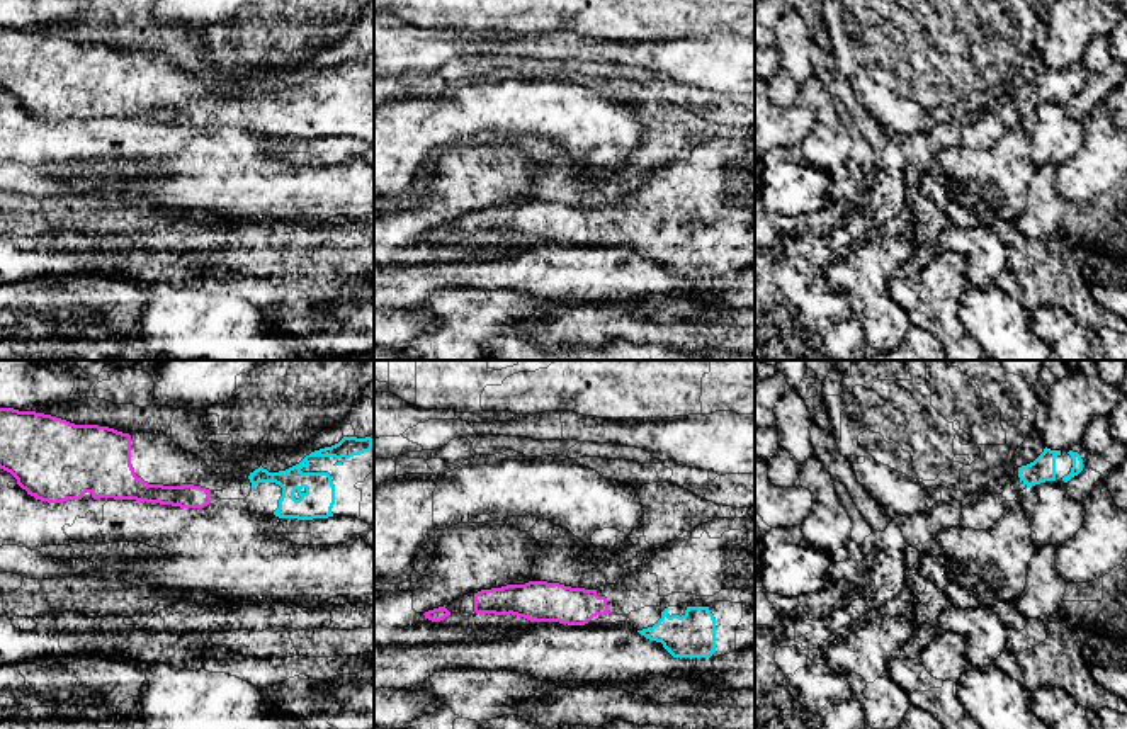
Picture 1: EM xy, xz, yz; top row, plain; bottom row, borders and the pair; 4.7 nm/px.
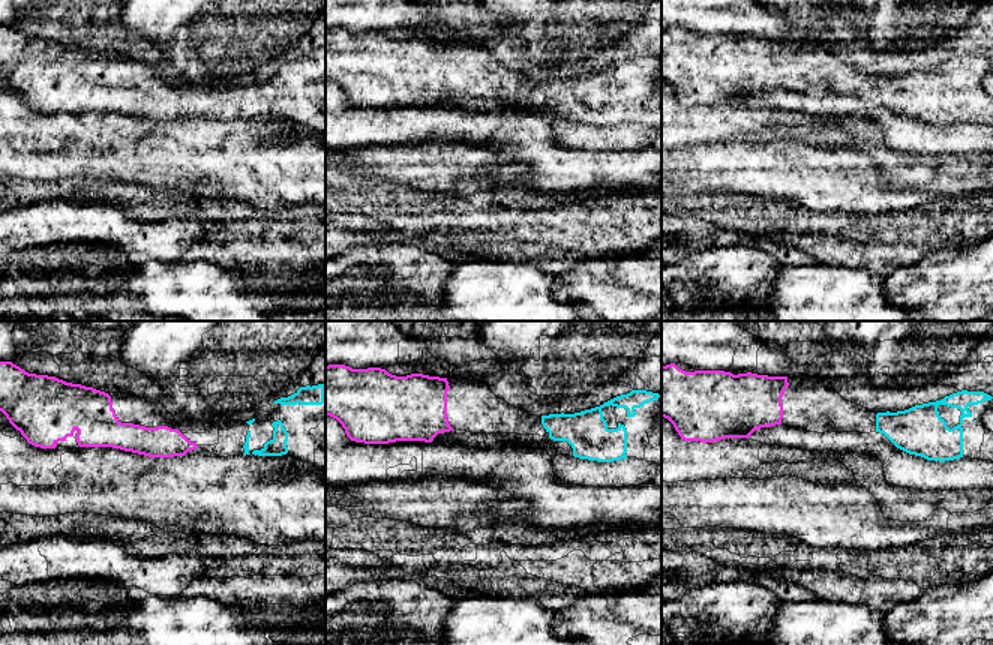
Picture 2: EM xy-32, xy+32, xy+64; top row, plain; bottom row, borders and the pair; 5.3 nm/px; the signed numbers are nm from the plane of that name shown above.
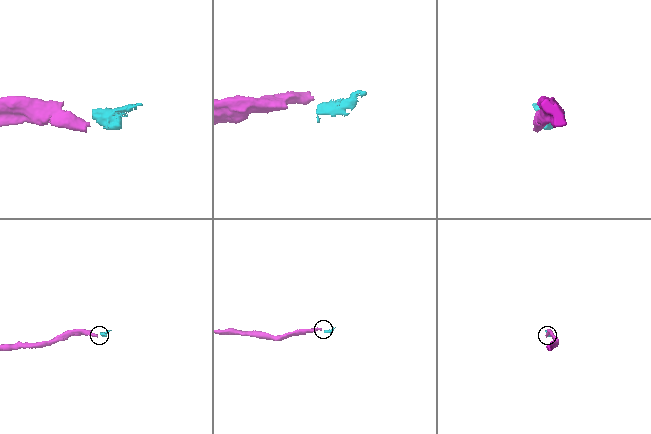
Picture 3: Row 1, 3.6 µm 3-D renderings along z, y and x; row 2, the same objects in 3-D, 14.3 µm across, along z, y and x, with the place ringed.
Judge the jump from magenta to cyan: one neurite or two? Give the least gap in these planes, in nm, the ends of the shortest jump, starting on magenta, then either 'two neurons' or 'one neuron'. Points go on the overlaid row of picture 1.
160 nm | xz (609, 612), (638, 631) | one neuron

